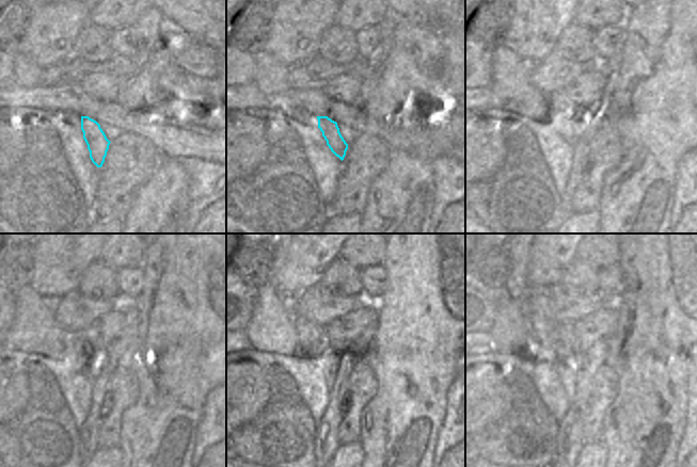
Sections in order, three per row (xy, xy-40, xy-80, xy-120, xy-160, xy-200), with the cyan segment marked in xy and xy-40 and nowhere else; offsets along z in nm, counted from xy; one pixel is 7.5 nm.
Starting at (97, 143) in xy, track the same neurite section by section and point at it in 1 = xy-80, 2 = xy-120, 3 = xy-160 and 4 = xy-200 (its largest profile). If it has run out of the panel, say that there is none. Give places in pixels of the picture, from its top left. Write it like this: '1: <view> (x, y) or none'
1: xy-80 (565, 110)
2: xy-120 (92, 353)
3: xy-160 (312, 339)
4: xy-200 (540, 328)

